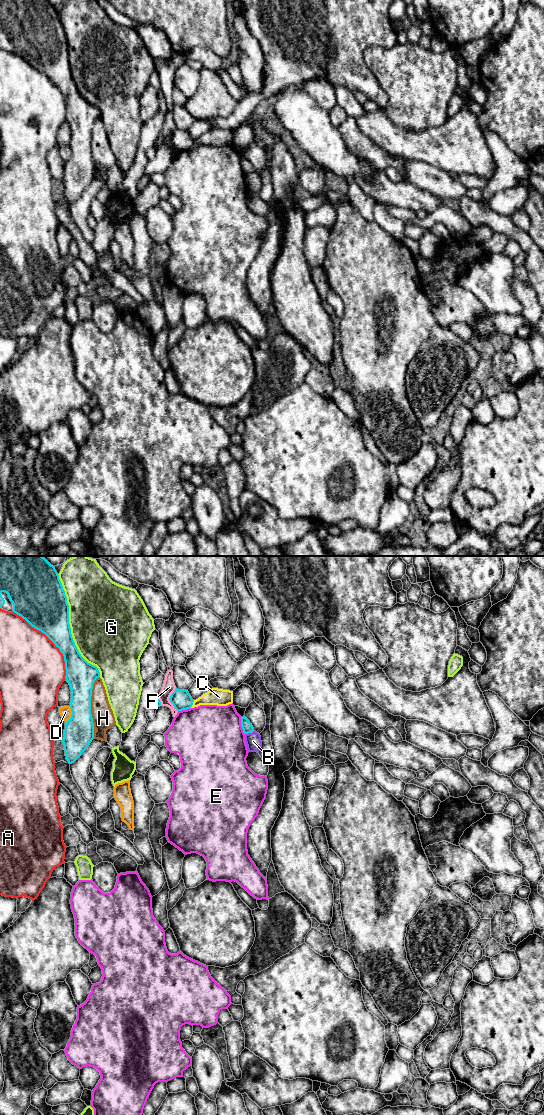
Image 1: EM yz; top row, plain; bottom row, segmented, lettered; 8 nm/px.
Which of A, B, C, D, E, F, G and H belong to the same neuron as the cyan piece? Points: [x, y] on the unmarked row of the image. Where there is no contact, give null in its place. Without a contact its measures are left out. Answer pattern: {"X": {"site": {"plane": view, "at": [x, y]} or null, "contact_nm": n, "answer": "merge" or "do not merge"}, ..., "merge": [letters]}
{"A": {"site": {"plane": "yz", "at": [51, 80]}, "contact_nm": 700, "answer": "do not merge"}, "B": {"site": {"plane": "yz", "at": [249, 172]}, "contact_nm": 80, "answer": "do not merge"}, "C": {"site": {"plane": "yz", "at": [192, 144]}, "contact_nm": 70, "answer": "do not merge"}, "D": {"site": {"plane": "yz", "at": [72, 154]}, "contact_nm": 140, "answer": "do not merge"}, "E": {"site": {"plane": "yz", "at": [241, 165]}, "contact_nm": 150, "answer": "do not merge"}, "F": {"site": {"plane": "yz", "at": [169, 139]}, "contact_nm": 190, "answer": "do not merge"}, "G": {"site": {"plane": "yz", "at": [69, 67]}, "contact_nm": 900, "answer": "do not merge"}, "H": {"site": {"plane": "yz", "at": [90, 147]}, "contact_nm": 500, "answer": "do not merge"}, "merge": []}

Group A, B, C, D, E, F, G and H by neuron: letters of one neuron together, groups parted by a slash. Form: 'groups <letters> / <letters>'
groups A / B G / C / D / E / F / H

